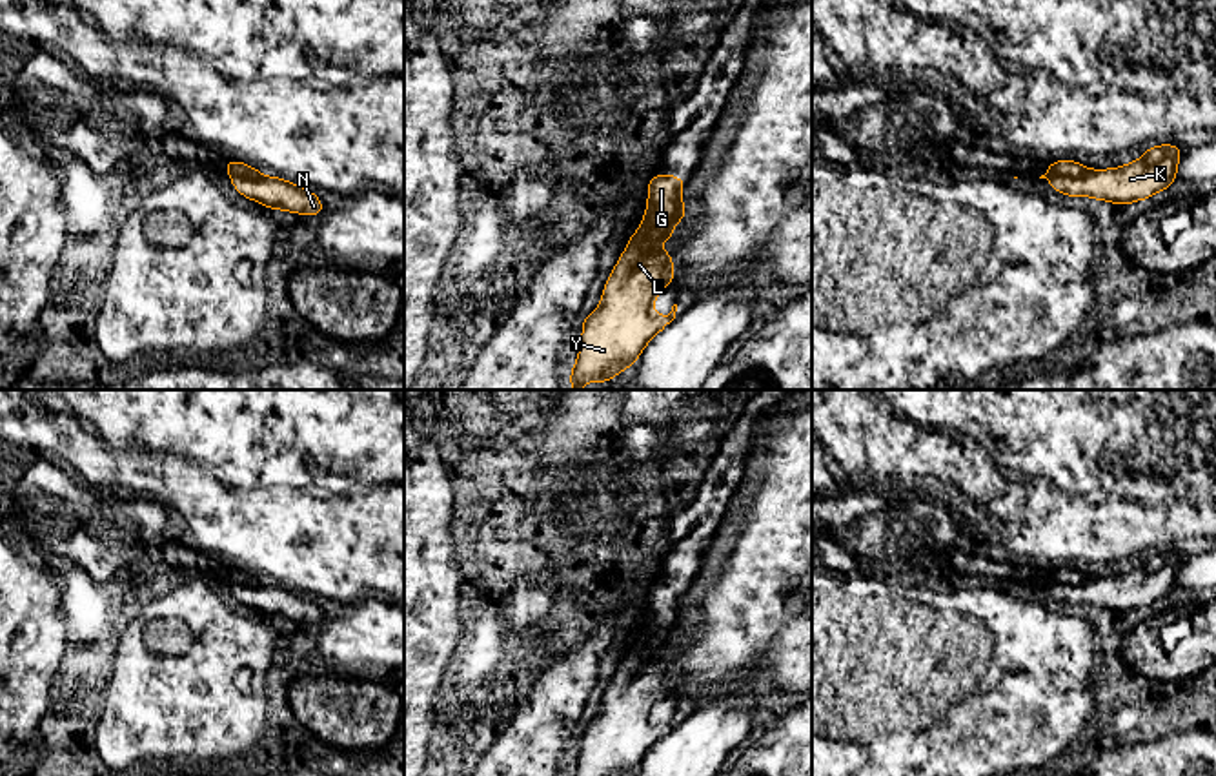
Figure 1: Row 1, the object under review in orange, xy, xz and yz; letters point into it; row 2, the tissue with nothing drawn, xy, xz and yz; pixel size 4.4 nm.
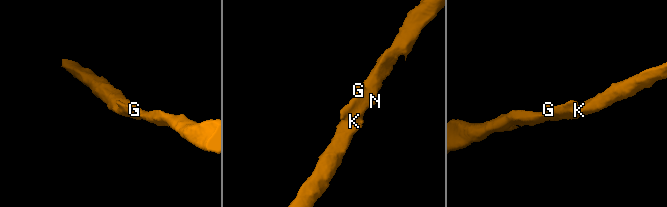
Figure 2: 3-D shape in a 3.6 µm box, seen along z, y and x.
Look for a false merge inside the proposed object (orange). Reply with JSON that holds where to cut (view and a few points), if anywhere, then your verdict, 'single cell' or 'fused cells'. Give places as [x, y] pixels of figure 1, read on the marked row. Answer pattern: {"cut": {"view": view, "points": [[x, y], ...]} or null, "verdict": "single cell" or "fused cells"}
{"cut": {"view": "xz", "points": [[641, 223], [643, 245], [647, 248]]}, "verdict": "fused cells"}

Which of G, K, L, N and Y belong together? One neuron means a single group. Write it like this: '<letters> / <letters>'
G / K L N Y

